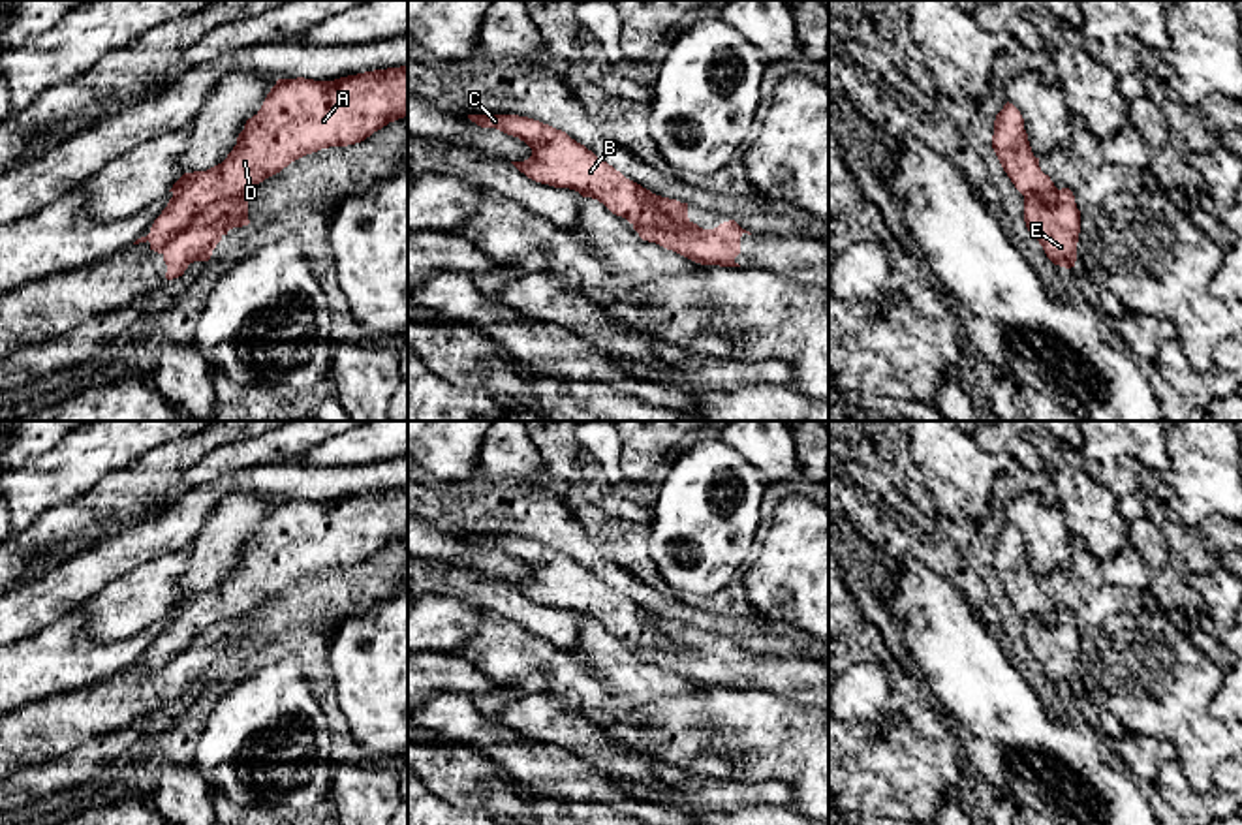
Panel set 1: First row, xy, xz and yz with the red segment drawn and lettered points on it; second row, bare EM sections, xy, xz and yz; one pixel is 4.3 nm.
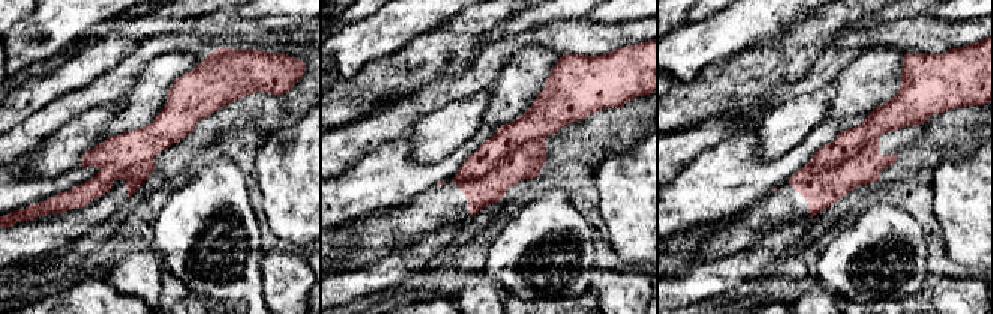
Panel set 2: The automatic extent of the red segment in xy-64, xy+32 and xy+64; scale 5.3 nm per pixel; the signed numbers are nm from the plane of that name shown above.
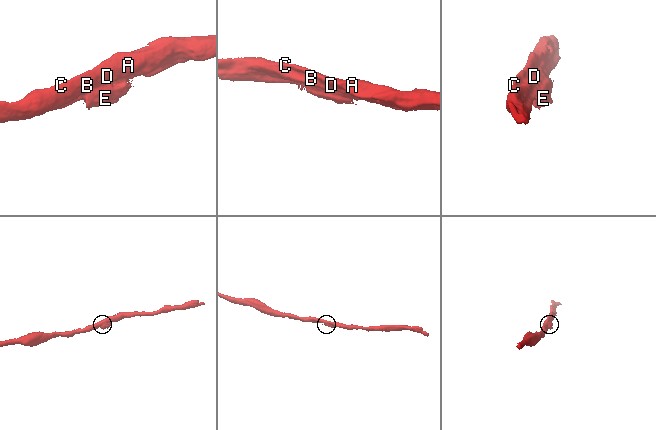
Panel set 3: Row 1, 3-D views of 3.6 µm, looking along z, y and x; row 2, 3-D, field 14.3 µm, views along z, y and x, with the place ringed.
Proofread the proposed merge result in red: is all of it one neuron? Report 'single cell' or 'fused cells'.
fused cells

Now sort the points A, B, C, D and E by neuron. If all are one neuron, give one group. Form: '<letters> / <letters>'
A B C D / E

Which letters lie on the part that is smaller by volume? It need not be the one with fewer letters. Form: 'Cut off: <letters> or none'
Cut off: E

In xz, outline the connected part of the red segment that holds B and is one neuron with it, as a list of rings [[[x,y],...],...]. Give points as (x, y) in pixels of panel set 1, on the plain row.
[[[468,536],[468,539],[481,549],[496,549],[524,562],[532,577],[511,584],[528,599],[598,620],[633,646],[665,645],[650,611],[626,599],[566,553],[519,536]]]

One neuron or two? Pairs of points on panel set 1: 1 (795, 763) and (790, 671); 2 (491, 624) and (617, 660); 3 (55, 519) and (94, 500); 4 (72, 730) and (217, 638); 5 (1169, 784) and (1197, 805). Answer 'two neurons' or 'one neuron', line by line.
1: two neurons
2: one neuron
3: one neuron
4: one neuron
5: one neuron

